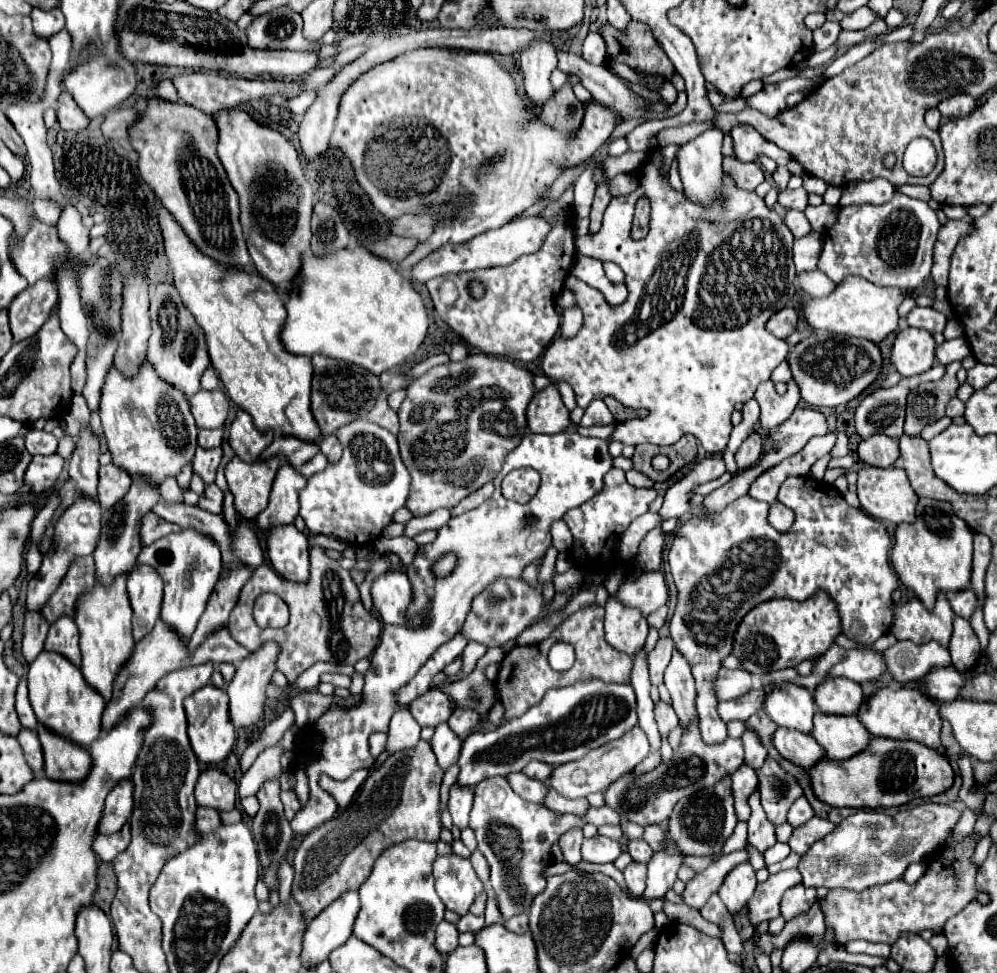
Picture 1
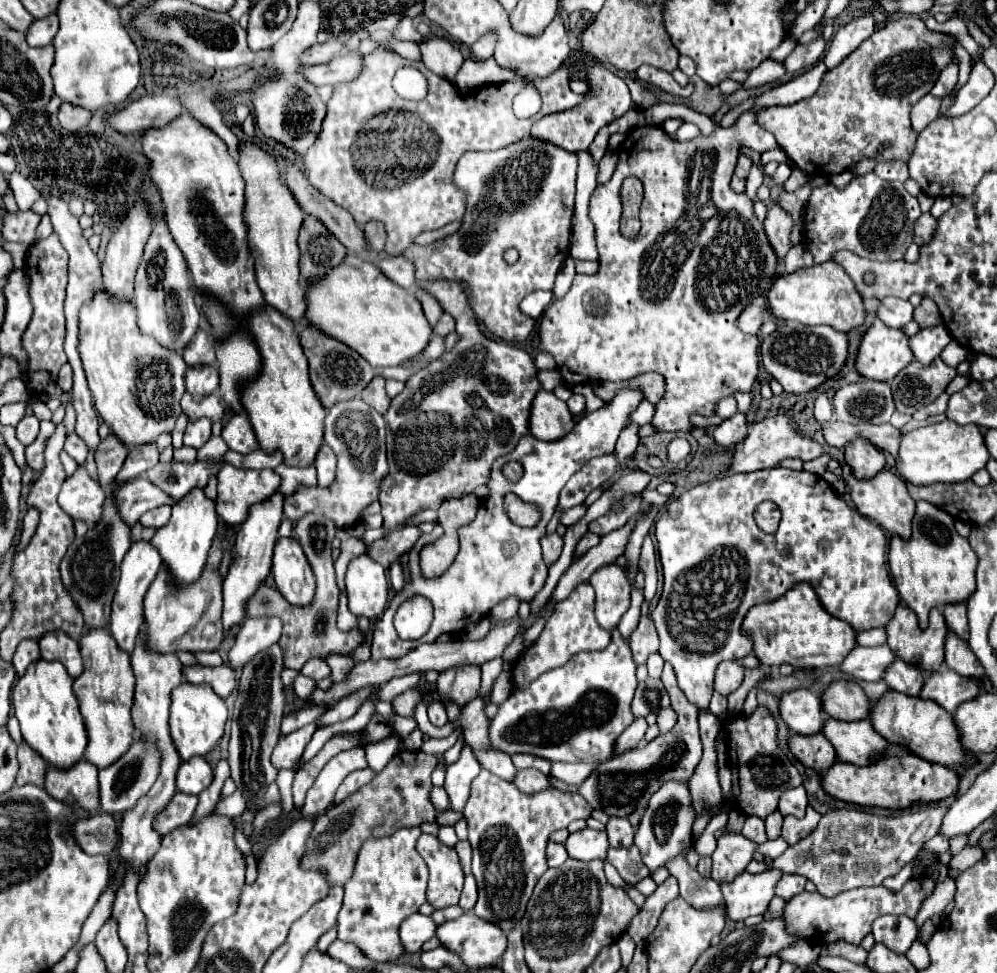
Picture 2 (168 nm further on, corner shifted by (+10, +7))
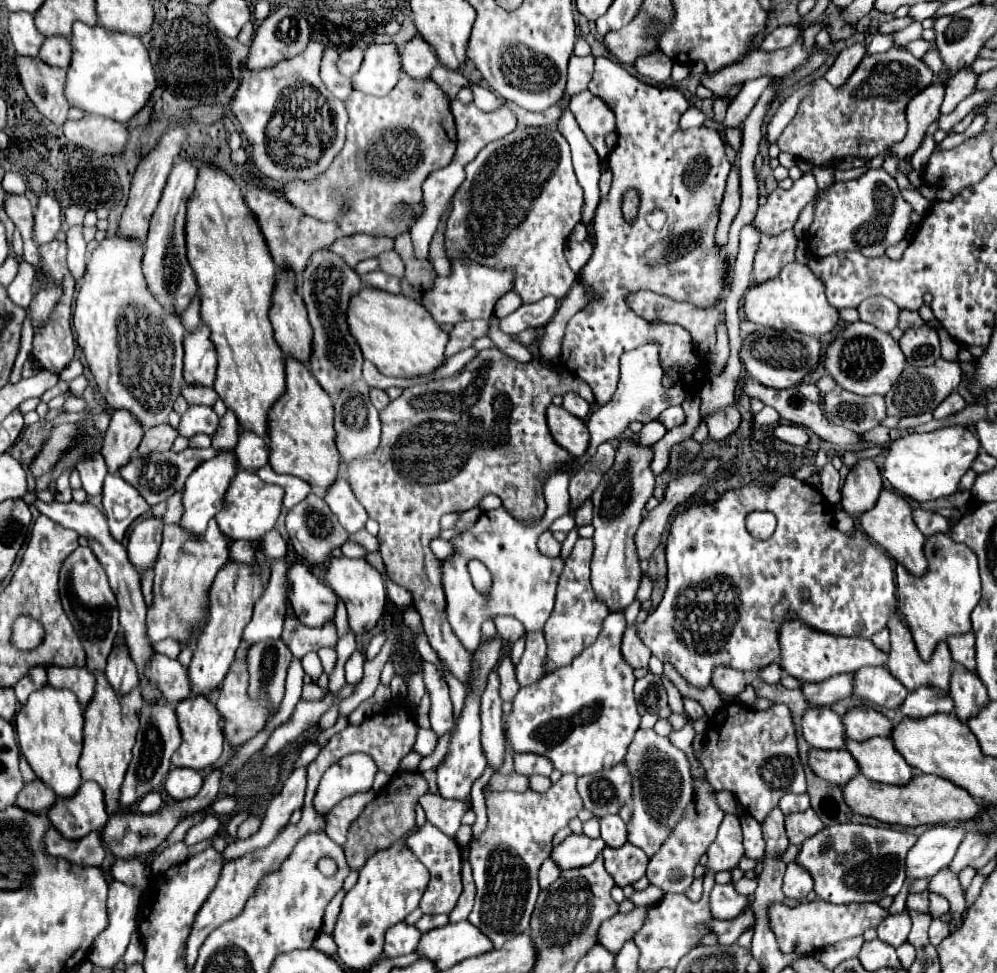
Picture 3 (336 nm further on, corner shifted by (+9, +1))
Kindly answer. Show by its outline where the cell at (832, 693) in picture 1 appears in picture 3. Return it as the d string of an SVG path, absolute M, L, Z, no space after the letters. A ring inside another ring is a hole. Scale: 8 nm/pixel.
M860 706L850 708L842 718L844 718L842 724L844 724L846 736L860 742L874 736L890 736L890 730L894 726L876 708L860 708Z

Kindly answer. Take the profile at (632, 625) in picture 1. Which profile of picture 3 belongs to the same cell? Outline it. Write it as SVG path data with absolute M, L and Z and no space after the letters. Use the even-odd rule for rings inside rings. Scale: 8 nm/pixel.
M626 438L618 446L616 462L604 474L598 490L594 490L594 556L592 556L592 588L610 612L622 612L628 608L638 590L640 582L640 566L638 556L634 554L634 530L638 530L642 522L642 510L648 498L654 492L654 474L648 468L652 460L652 450L640 448L638 442Z

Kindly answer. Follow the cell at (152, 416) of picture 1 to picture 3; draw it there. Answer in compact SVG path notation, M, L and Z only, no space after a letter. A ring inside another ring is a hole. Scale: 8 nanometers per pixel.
M118 236L100 242L100 246L88 258L88 268L86 268L82 286L78 290L78 298L76 298L76 304L74 304L74 330L76 330L78 346L82 348L82 354L84 354L84 362L88 366L88 370L90 370L94 382L96 382L96 388L98 388L102 400L106 402L106 406L110 410L128 410L140 422L140 426L144 430L150 430L154 426L160 426L160 424L166 424L168 422L168 416L174 410L174 402L182 394L182 380L184 380L182 378L184 326L182 326L182 322L178 322L178 318L174 318L174 314L166 314L162 310L162 306L158 306L158 302L154 302L154 298L150 298L150 294L146 294L146 284L144 284L144 278L142 278L140 262L142 262L142 248L138 246L138 242L126 242L124 238L118 238Z

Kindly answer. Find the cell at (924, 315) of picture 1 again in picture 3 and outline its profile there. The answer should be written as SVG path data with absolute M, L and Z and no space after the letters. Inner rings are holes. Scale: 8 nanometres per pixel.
M882 296L866 298L858 306L858 312L860 312L862 322L868 322L882 332L892 332L898 326L900 308L894 302L890 302L888 298L882 298Z

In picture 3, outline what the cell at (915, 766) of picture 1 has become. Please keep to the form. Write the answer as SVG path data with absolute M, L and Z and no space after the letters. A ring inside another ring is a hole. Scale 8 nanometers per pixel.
M858 774L842 788L842 794L844 802L850 806L854 814L870 816L884 824L902 824L902 826L948 824L952 820L972 820L980 810L978 802L964 788L932 774L918 774L904 786L878 784Z

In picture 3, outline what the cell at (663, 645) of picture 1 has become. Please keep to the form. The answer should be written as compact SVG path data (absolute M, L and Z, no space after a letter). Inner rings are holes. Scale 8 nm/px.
M642 610L636 618L636 622L632 626L626 628L624 632L624 638L622 638L622 654L626 658L626 662L632 666L632 668L646 668L648 666L648 660L650 660L650 648L640 640L638 636L638 626L646 620L646 612Z

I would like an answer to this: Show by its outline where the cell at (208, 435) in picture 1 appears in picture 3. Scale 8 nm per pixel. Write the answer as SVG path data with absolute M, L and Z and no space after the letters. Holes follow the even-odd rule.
M184 384L184 390L182 390L182 396L186 398L186 402L190 406L208 406L208 408L214 408L216 400L218 400L218 394L212 390L212 388L204 388L204 386L186 386Z

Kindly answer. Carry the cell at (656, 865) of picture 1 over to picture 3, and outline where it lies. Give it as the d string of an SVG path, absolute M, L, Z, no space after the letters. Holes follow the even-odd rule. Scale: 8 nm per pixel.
M638 730L624 760L634 774L634 814L628 824L628 842L652 856L684 818L694 798L688 758L682 750L672 746L668 738L658 736L654 730Z

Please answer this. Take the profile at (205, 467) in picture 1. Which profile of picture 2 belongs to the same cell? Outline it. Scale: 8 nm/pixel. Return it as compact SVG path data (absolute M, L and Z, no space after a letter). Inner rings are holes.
M197 418L197 420L189 420L185 434L183 434L183 444L185 446L193 446L193 448L201 448L209 436L211 436L211 420L209 418Z

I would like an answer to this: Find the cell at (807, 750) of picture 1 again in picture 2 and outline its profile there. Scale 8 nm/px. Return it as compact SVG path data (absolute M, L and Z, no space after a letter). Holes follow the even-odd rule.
M795 734L789 740L789 748L803 766L813 768L819 774L837 762L835 748L829 744L829 740L823 734L817 734L817 736L797 736Z

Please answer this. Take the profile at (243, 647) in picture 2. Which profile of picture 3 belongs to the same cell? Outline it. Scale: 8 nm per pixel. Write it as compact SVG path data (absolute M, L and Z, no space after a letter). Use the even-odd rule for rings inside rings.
M286 558L272 562L270 582L262 594L262 598L254 606L252 620L244 628L242 638L248 644L278 640L282 634L282 624L286 616Z

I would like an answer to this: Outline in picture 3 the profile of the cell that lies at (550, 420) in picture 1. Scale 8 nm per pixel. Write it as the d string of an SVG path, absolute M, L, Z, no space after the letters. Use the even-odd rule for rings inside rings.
M548 406L546 412L548 430L554 438L554 442L564 448L572 456L582 456L586 450L588 434L586 434L586 422L580 418L574 418L564 406Z

